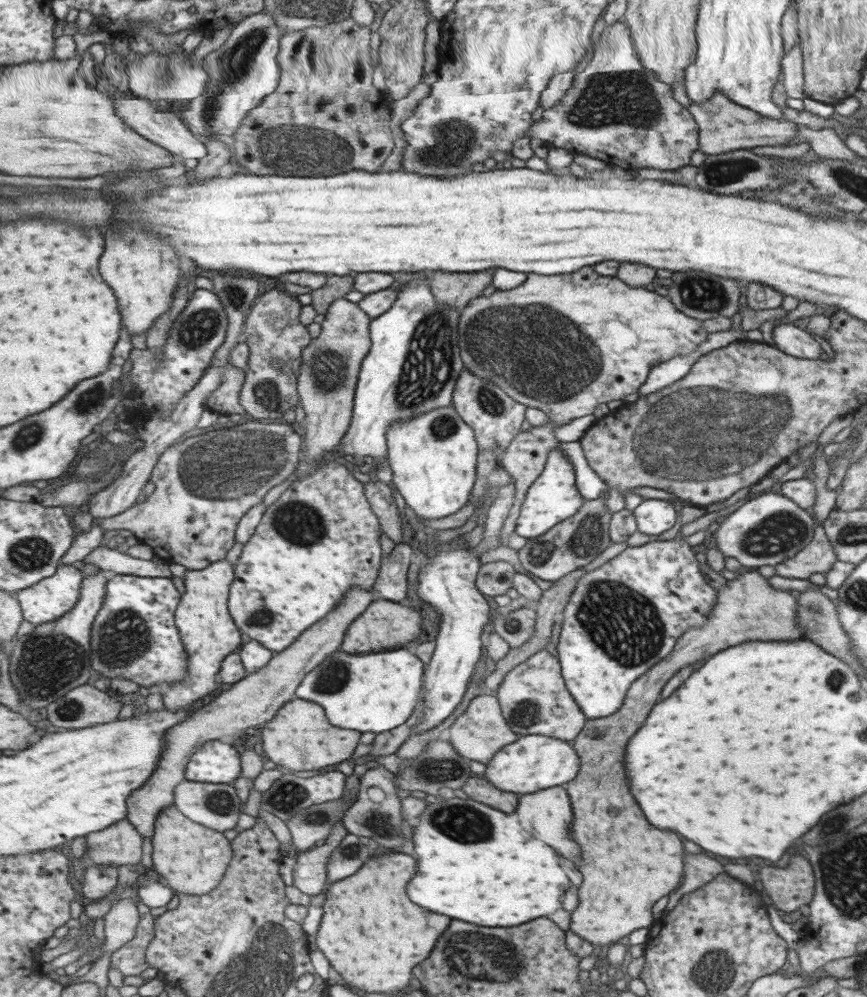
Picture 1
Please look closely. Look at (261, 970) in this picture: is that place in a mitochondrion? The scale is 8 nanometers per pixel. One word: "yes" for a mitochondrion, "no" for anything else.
yes

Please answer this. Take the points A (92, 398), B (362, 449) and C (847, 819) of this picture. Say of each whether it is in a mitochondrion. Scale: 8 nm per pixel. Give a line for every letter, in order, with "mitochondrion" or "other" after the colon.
A: mitochondrion
B: other
C: mitochondrion

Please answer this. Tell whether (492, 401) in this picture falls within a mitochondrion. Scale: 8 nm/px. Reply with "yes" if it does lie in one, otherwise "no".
yes

